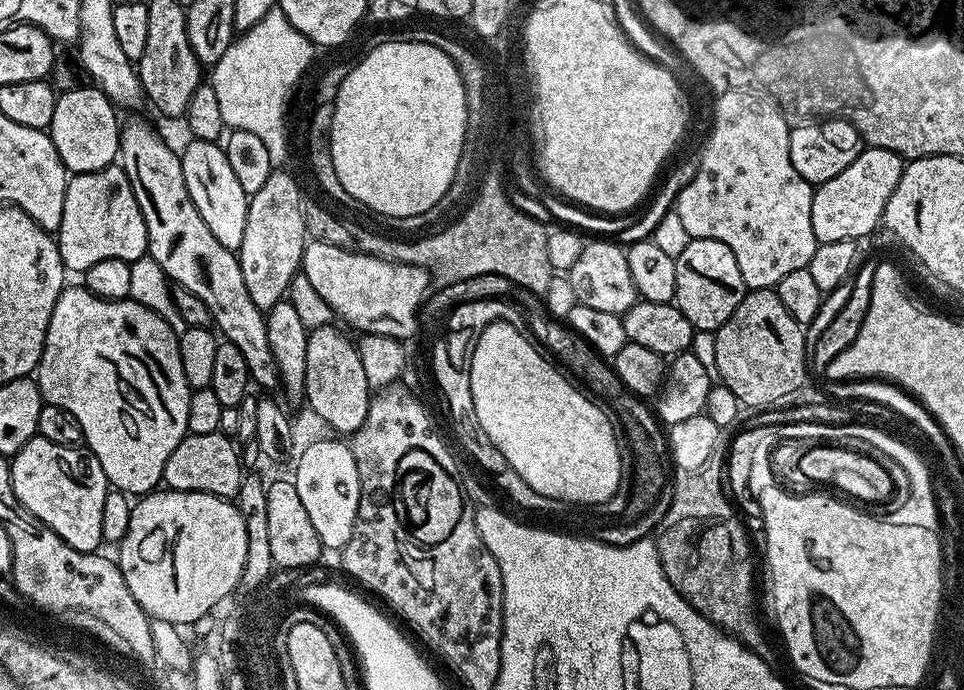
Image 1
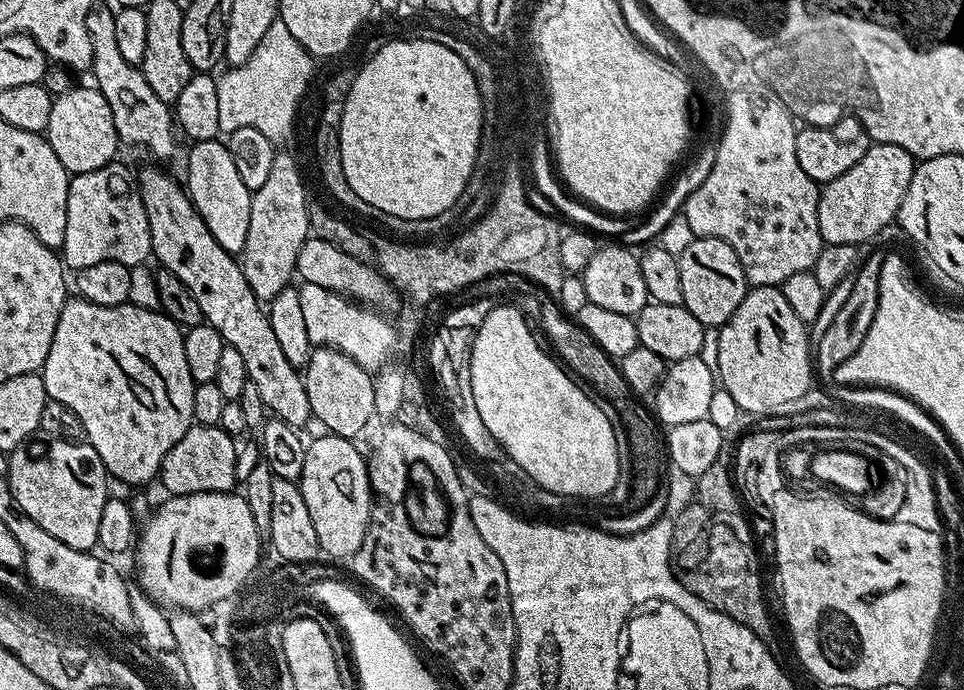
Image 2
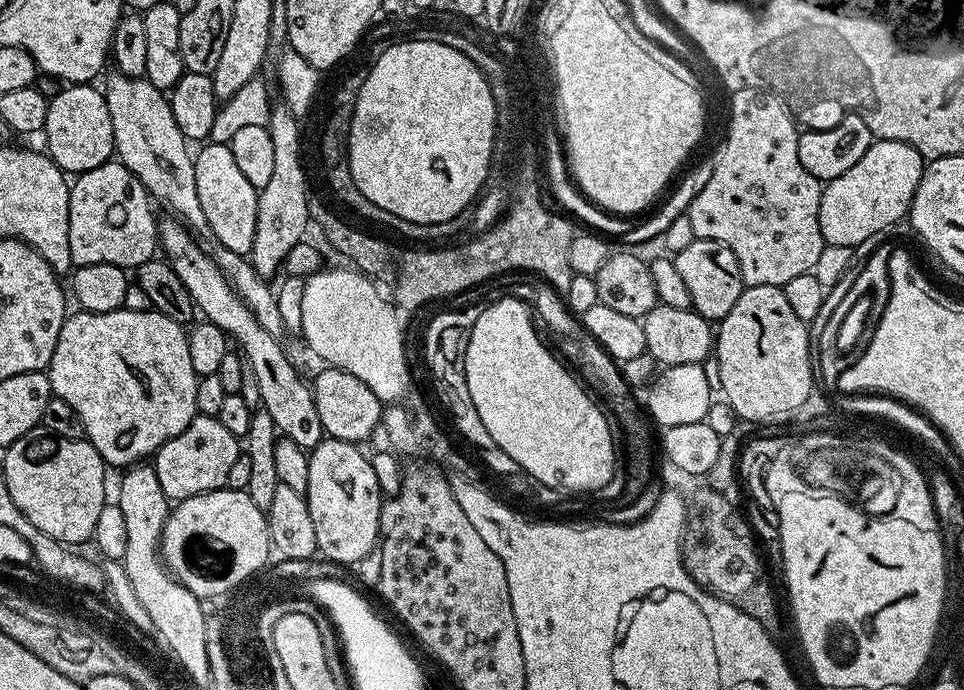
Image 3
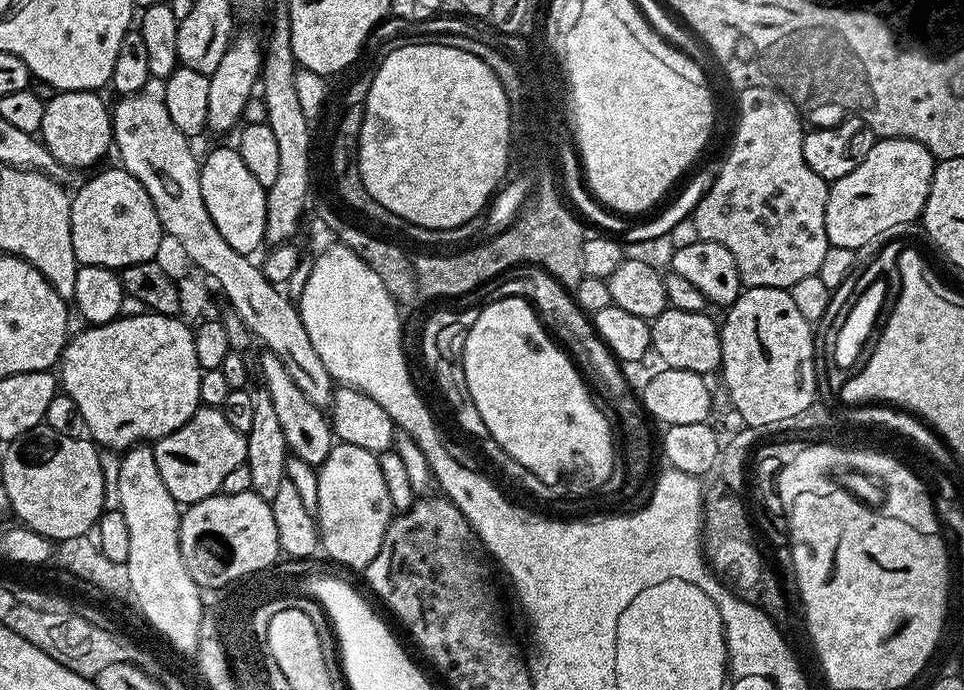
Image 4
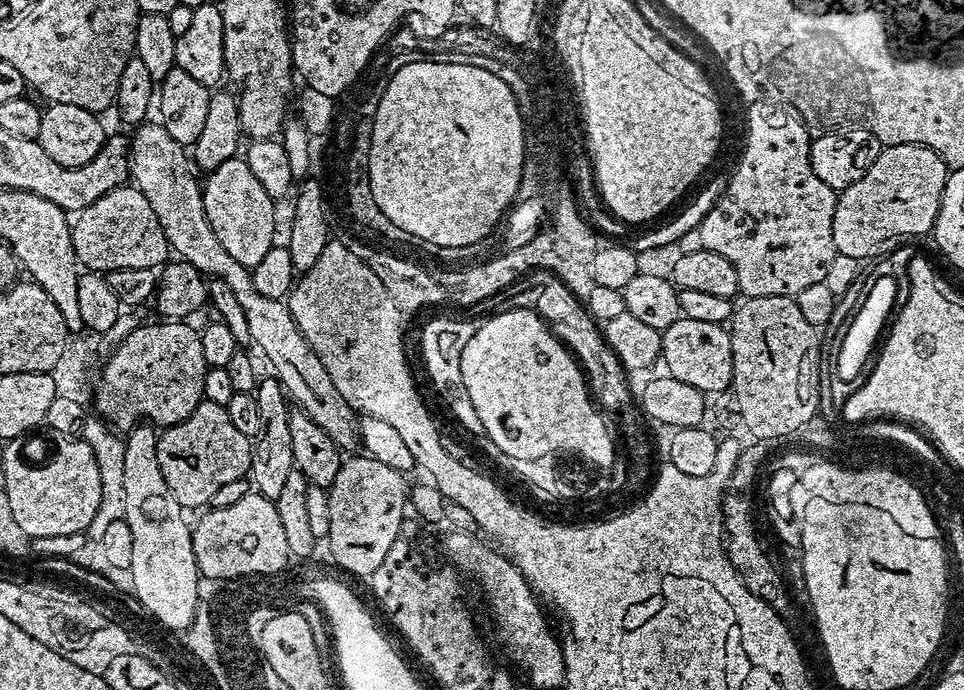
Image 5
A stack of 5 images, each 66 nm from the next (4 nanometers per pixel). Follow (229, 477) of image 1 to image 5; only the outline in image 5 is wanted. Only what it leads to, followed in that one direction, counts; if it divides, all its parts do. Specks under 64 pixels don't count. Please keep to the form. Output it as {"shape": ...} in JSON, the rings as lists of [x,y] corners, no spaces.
{"shape":[[[201,402],[182,422],[167,425],[157,438],[162,478],[185,510],[211,505],[214,493],[226,486],[226,482],[245,479],[251,453],[251,439],[230,422],[227,408],[207,402]]]}

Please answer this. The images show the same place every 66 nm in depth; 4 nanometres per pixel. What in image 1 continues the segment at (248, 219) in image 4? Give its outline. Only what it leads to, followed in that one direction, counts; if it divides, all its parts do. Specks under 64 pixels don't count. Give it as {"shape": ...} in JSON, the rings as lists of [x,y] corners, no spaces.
{"shape":[[[195,138],[189,139],[189,141],[189,144],[184,148],[184,152],[179,153],[182,178],[186,178],[186,190],[194,202],[194,206],[198,206],[198,214],[202,214],[202,222],[206,222],[206,226],[210,226],[210,234],[214,234],[214,238],[218,238],[218,242],[222,242],[222,246],[238,250],[242,246],[242,236],[245,233],[250,198],[242,190],[241,184],[238,183],[238,178],[230,166],[230,162],[226,162],[226,154],[219,143]]]}

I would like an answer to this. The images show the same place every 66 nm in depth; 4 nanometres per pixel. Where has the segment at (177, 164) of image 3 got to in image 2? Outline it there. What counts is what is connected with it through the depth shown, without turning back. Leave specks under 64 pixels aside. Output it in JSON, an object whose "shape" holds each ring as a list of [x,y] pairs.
{"shape":[[[97,6],[92,9],[92,13],[88,15],[86,18],[86,30],[90,34],[90,38],[92,39],[92,67],[90,69],[90,75],[93,76],[95,87],[100,89],[100,93],[102,94],[102,98],[106,98],[106,102],[110,102],[110,114],[114,114],[114,126],[116,127],[116,133],[120,135],[121,141],[125,145],[127,144],[145,144],[148,147],[148,152],[152,156],[157,156],[160,160],[168,160],[172,155],[176,152],[176,144],[172,141],[172,128],[174,132],[174,116],[170,111],[169,105],[164,104],[162,102],[162,98],[158,98],[158,94],[154,94],[154,90],[150,90],[150,82],[146,82],[146,78],[144,77],[143,71],[137,65],[131,64],[130,62],[126,62],[126,58],[122,58],[122,54],[118,51],[118,42],[114,38],[114,12],[110,7],[103,8],[103,6]]]}

